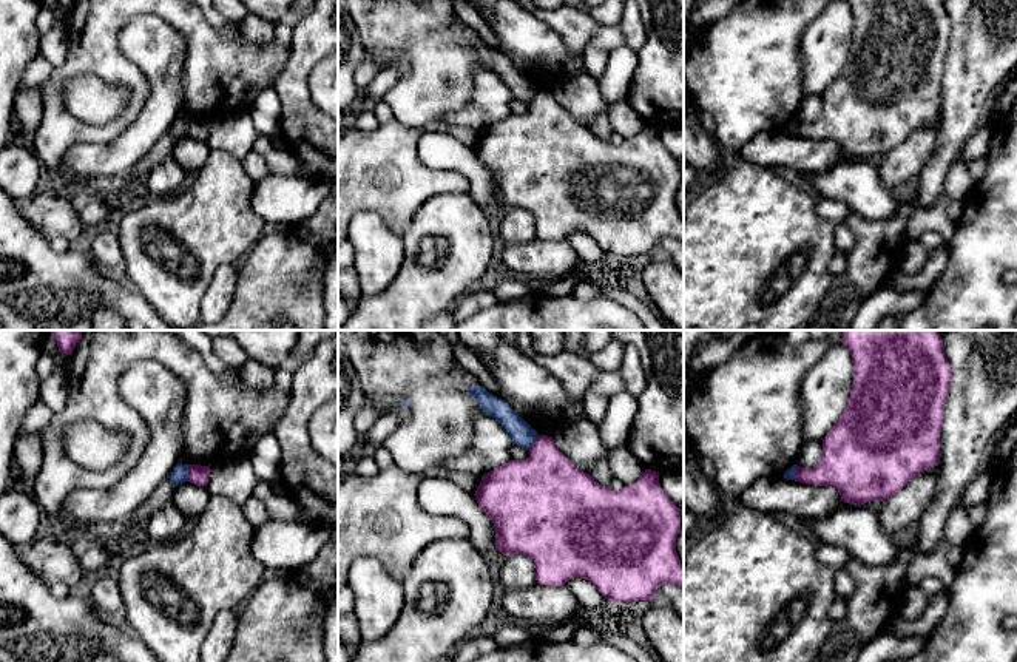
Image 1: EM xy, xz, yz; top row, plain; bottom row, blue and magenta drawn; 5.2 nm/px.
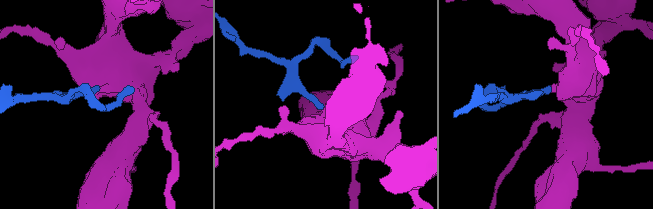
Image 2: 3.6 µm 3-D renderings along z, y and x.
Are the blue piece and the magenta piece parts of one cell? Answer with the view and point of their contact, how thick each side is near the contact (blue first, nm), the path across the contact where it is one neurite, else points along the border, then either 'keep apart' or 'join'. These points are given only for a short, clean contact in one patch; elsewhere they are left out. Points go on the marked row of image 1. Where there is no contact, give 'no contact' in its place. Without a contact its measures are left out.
xy (187, 472) | 90/100 nm | along xy (190, 465), (187, 480) | keep apart

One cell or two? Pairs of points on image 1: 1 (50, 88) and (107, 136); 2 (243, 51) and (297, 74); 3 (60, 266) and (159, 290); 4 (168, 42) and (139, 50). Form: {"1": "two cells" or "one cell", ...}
{"1": "one cell", "2": "two cells", "3": "two cells", "4": "one cell"}

